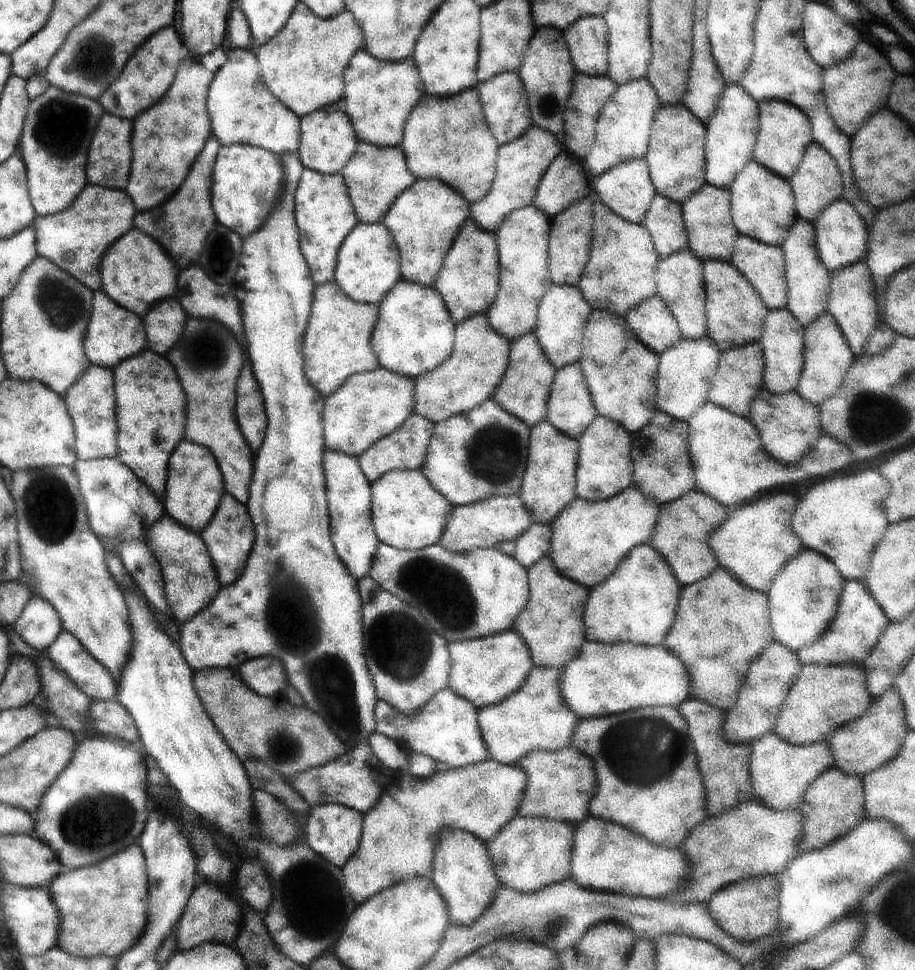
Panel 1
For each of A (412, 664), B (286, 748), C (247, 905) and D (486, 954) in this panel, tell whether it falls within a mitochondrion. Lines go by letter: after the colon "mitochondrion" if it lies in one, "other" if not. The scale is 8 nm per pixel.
A: mitochondrion
B: mitochondrion
C: other
D: other

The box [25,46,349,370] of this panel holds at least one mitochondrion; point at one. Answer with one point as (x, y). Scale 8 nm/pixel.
(61, 123)

